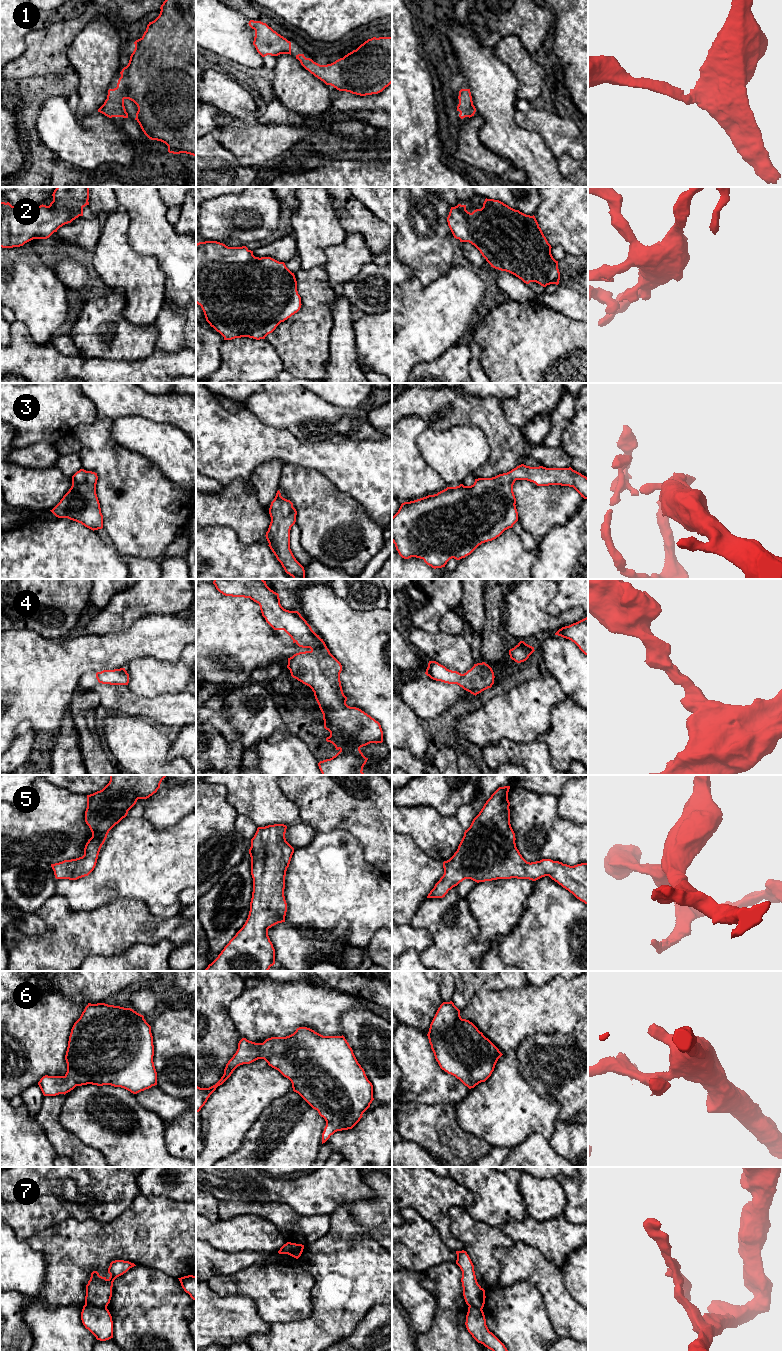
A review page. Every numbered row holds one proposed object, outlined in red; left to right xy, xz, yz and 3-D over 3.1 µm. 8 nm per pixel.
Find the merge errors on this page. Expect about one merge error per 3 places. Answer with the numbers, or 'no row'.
7

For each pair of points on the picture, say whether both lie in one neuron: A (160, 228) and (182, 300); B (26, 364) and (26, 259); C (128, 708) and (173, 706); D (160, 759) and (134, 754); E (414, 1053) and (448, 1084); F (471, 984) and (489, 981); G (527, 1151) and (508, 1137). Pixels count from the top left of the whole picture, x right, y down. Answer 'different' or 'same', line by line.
A: same
B: different
C: same
D: same
E: same
F: same
G: different

